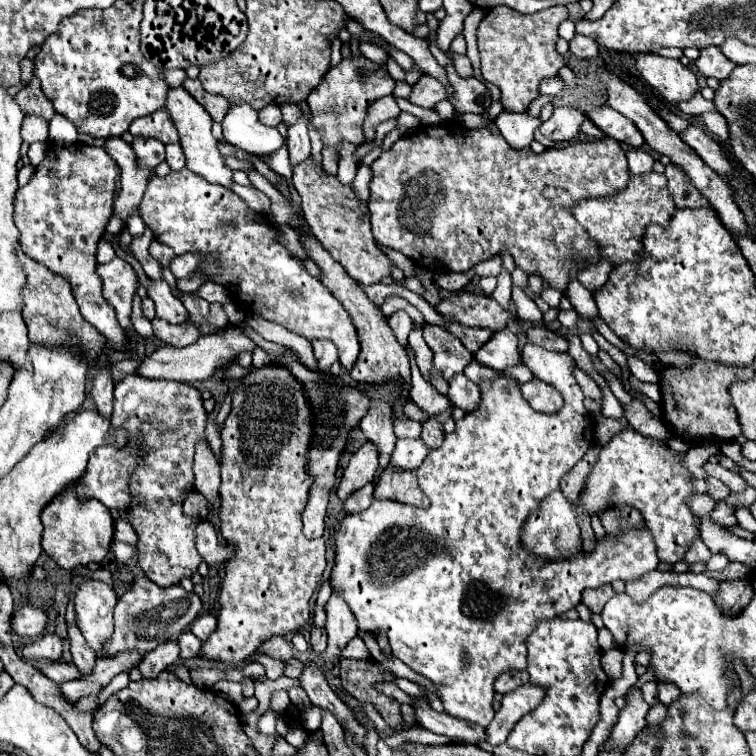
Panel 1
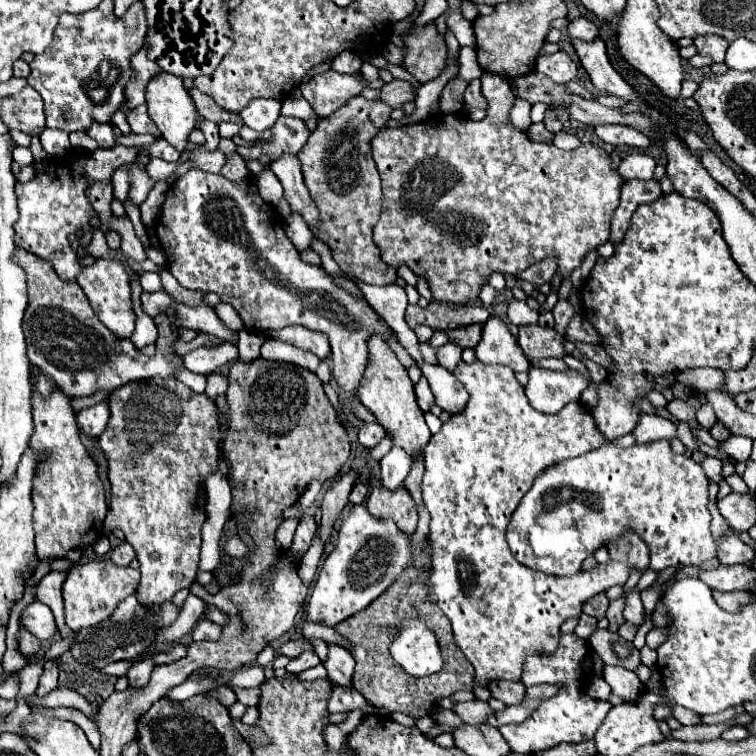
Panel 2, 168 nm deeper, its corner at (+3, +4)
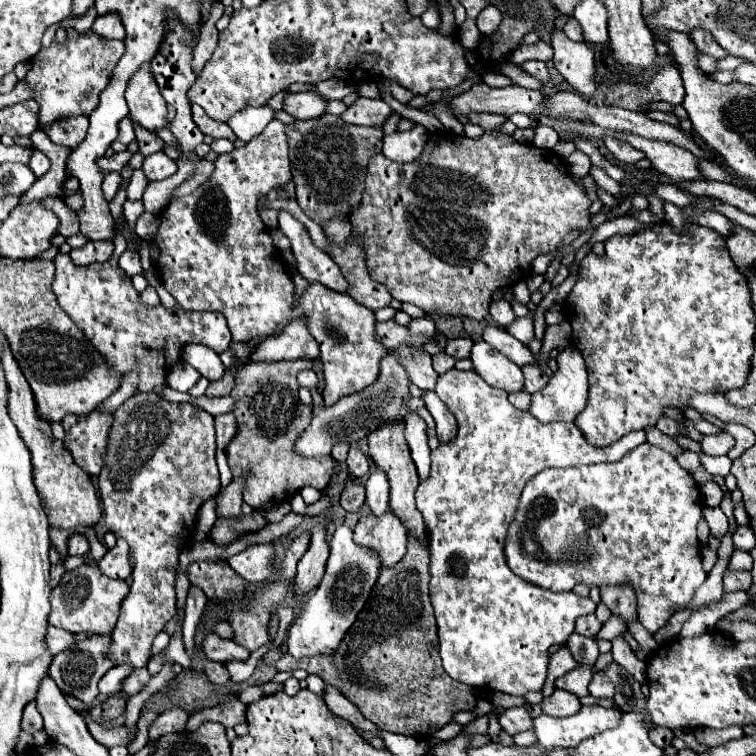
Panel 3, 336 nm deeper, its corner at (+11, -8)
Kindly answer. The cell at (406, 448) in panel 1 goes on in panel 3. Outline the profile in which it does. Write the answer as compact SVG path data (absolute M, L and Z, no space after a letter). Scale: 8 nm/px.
M375 468L367 480L367 504L373 514L385 514L389 510L389 478L381 468Z

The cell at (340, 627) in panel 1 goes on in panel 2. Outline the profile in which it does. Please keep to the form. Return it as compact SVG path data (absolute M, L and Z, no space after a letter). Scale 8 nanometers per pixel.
M329 644L329 658L325 662L327 668L327 676L333 684L343 686L343 688L353 688L353 668L355 668L355 660L353 656L337 644Z

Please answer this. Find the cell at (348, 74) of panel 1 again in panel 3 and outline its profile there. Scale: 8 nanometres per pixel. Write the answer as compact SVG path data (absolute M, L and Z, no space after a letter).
M299 92L299 94L287 94L285 98L285 112L295 116L297 120L311 120L319 118L327 110L327 100L319 96L317 92Z

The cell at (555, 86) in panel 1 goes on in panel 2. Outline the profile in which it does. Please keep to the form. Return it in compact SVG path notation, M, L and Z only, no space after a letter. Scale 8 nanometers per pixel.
M561 50L555 54L549 54L549 56L539 56L535 60L535 66L539 72L549 76L557 84L565 84L577 76L575 62Z

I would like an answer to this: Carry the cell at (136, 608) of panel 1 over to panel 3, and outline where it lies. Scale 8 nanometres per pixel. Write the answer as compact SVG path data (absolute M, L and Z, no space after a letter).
M99 634L99 636L85 638L81 642L75 642L73 646L69 646L61 654L57 654L53 658L53 662L51 662L49 674L57 682L59 690L63 694L71 694L71 696L79 698L85 704L93 702L97 698L97 694L99 694L97 682L101 680L101 676L105 676L107 670L111 670L115 666L113 660L109 660L109 656L107 656L109 646L111 646L111 634Z

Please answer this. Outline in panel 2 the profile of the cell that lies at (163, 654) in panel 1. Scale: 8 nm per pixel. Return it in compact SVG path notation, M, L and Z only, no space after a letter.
M145 658L143 662L137 662L129 668L127 672L127 678L129 678L129 688L141 688L149 682L149 676L151 676L151 670L153 670L153 662L149 658Z

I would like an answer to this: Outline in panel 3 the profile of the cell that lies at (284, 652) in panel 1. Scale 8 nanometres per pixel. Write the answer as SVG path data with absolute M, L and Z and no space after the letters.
M409 534L407 554L397 564L393 564L393 568L381 570L365 608L359 612L355 624L349 628L339 648L329 656L309 656L305 660L293 660L293 656L289 656L287 652L275 662L275 668L279 672L303 668L311 674L319 674L327 684L337 686L359 708L359 712L381 730L405 734L411 738L423 738L423 740L433 736L439 728L451 722L455 712L473 710L477 700L467 684L461 684L451 676L447 676L447 672L441 666L437 624L427 592L429 578L431 578L429 548L421 544L417 536Z

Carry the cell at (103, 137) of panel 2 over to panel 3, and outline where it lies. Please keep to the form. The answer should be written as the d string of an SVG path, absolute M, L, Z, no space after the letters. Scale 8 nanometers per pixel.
M85 116L65 118L65 120L59 120L57 124L53 124L49 128L47 136L55 144L63 144L67 148L77 148L81 144L81 140L85 140L87 128L89 128L89 120Z

